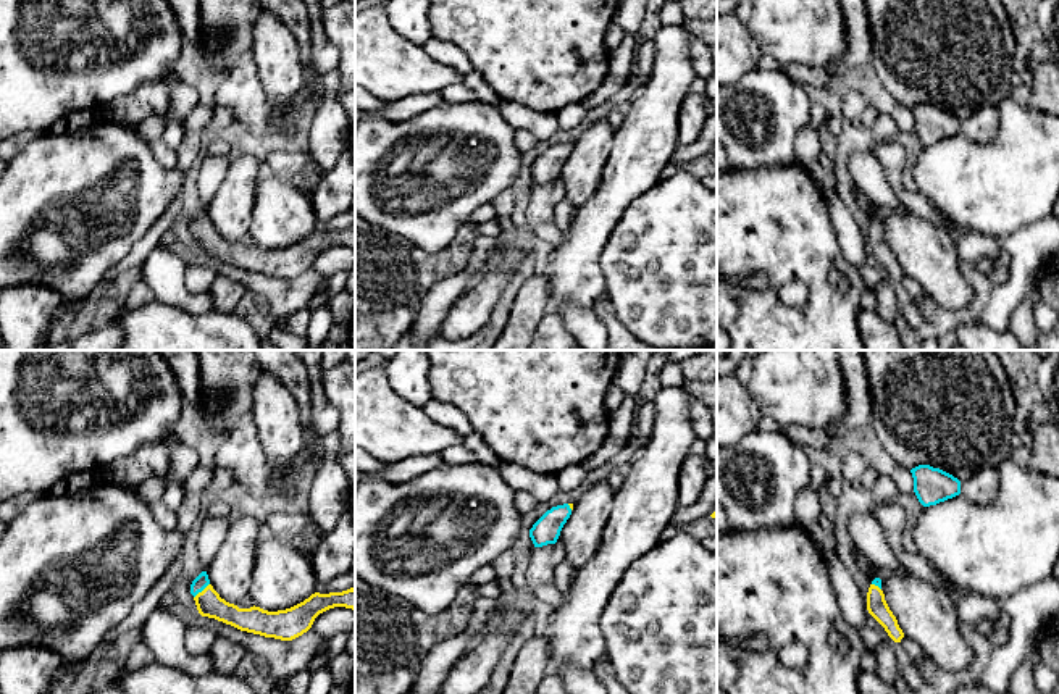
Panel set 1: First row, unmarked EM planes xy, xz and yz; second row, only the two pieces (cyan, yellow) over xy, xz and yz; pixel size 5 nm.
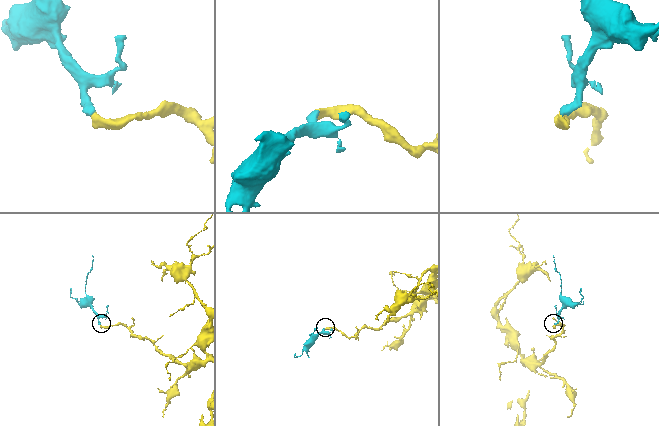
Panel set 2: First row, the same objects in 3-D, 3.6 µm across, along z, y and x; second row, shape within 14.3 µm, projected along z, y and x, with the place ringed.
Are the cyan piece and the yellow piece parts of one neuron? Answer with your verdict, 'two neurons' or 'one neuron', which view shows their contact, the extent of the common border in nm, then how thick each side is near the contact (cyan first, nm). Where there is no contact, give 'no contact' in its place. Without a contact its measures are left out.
one neuron; meets cyan in xy; contact 110 nm long; 70 nm thick on the cyan side, 130 nm on the other

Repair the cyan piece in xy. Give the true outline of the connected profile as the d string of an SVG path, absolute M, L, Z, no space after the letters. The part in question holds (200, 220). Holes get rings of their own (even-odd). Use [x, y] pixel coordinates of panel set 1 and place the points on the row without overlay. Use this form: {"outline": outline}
{"outline": "M202 210L190 223L197 249L202 255L215 257L241 270L292 279L307 271L315 257L334 245L355 249L355 228L342 231L315 231L303 240L278 250L268 250L260 245L239 247L226 240L210 223L207 210Z"}

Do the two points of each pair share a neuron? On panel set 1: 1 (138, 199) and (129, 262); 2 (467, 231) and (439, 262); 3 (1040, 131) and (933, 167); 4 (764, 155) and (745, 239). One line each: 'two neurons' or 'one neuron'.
1: two neurons
2: one neuron
3: one neuron
4: two neurons

